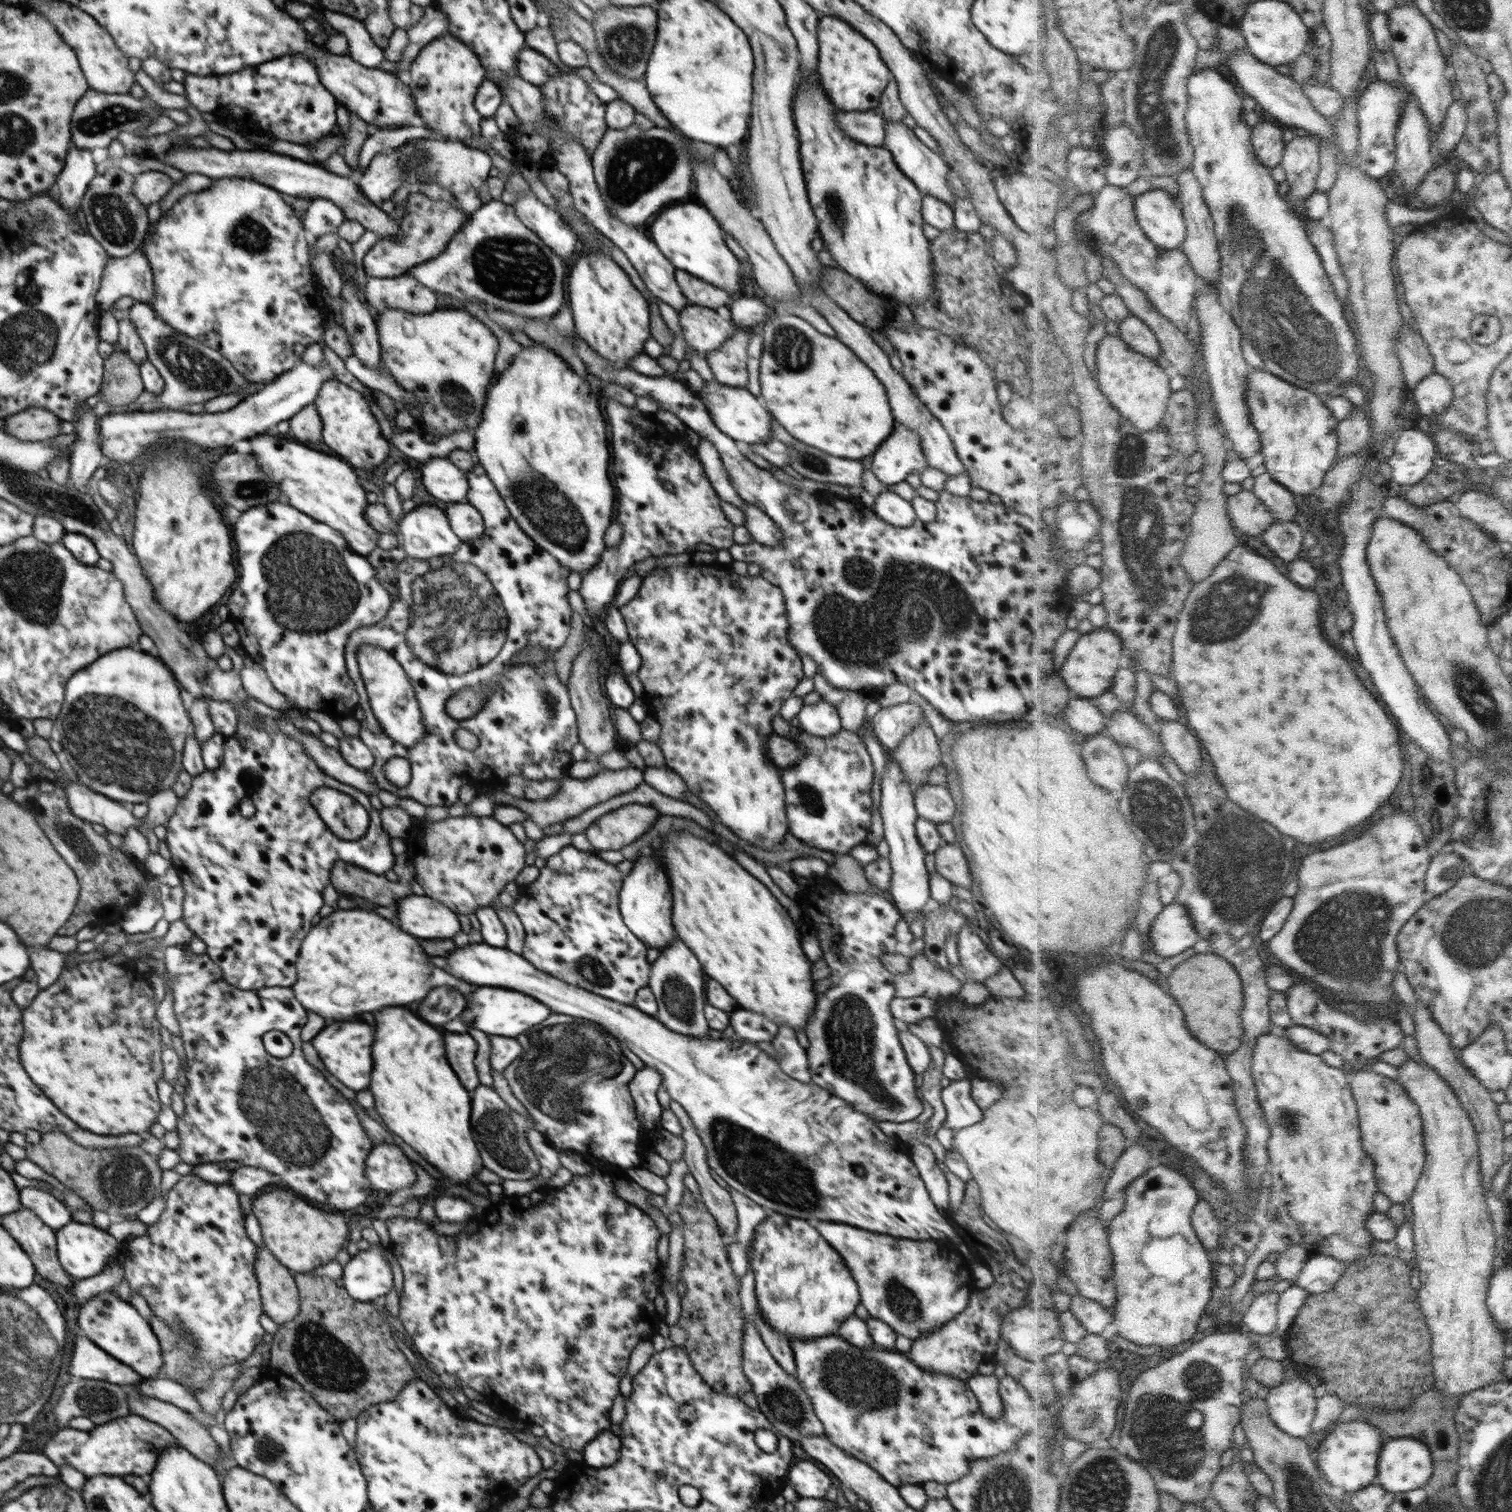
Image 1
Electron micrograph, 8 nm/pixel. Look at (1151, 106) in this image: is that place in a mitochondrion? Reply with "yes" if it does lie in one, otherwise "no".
yes

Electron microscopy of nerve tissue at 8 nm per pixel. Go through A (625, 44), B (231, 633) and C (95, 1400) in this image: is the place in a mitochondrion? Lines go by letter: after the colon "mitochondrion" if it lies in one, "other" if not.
A: mitochondrion
B: other
C: mitochondrion

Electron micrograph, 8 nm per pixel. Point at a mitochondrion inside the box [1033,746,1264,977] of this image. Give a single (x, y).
(1162, 815)

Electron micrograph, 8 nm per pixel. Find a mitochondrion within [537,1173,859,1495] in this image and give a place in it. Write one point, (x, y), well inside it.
(783, 1401)

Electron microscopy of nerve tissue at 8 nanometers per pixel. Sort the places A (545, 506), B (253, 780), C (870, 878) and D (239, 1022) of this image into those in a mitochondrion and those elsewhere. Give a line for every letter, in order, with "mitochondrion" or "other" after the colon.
A: mitochondrion
B: mitochondrion
C: other
D: other

